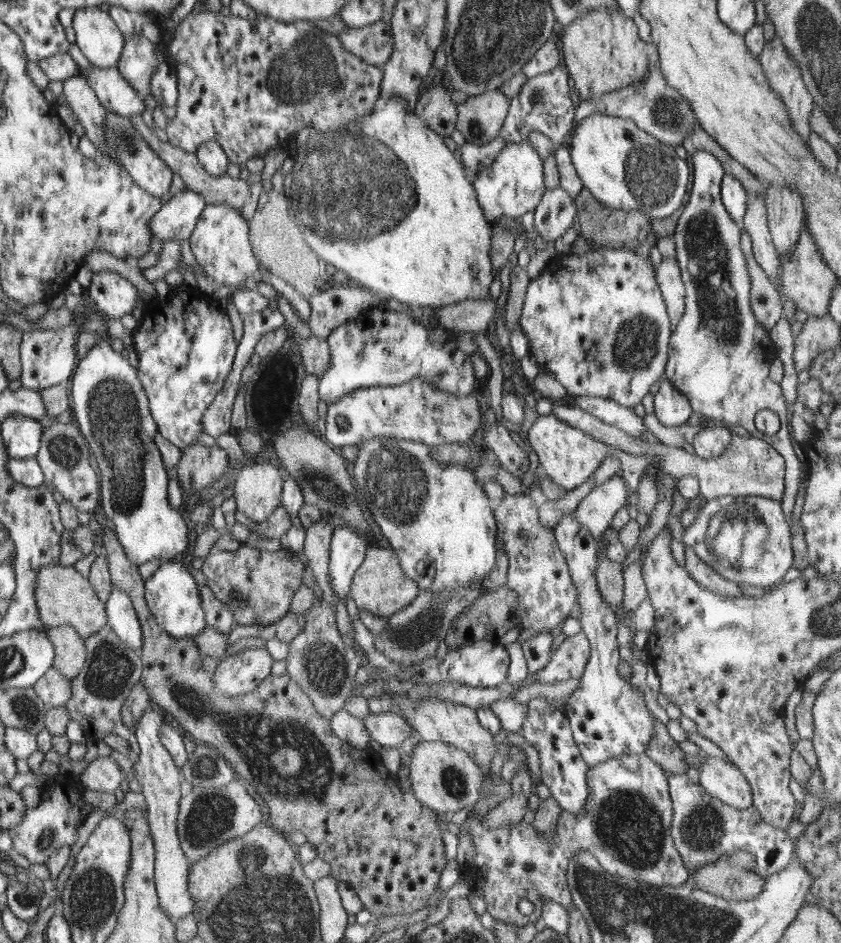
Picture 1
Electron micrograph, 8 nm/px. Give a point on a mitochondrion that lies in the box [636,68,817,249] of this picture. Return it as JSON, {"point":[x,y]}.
{"point":[667,113]}

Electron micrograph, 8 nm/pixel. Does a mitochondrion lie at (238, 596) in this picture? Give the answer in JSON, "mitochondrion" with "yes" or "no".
{"mitochondrion":"yes"}

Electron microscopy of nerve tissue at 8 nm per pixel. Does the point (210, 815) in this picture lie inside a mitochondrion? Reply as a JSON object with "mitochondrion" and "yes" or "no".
{"mitochondrion":"yes"}

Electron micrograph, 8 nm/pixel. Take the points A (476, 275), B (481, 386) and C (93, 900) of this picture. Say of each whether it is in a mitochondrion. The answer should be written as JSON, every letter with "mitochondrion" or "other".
{"A":"mitochondrion","B":"other","C":"mitochondrion"}

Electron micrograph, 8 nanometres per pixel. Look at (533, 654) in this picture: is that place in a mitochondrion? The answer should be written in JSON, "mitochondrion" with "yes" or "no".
{"mitochondrion":"no"}

